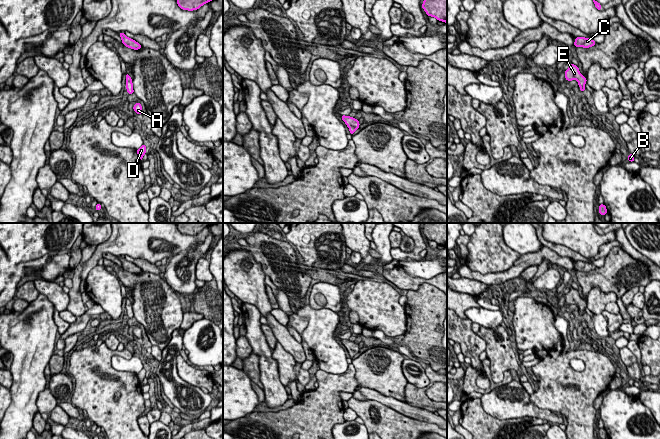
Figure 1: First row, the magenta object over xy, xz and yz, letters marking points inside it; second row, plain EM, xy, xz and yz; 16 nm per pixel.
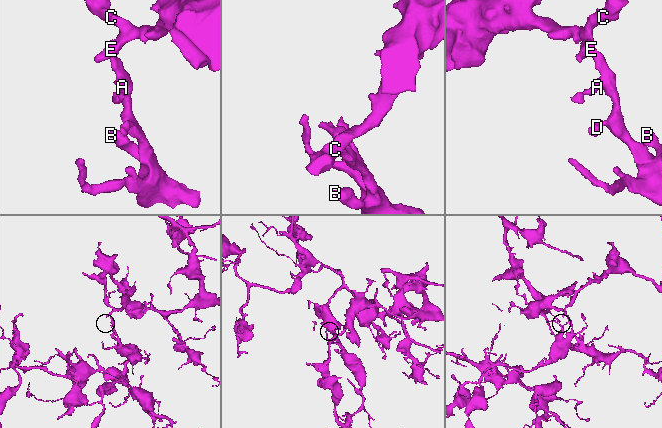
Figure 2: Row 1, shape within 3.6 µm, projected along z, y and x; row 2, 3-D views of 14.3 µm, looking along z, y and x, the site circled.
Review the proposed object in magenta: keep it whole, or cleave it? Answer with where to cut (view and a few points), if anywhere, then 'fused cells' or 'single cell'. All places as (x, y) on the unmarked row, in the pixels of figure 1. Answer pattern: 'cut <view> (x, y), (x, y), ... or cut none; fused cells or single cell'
cut none; single cell

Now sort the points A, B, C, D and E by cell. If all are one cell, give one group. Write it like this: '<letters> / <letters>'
A B C D E

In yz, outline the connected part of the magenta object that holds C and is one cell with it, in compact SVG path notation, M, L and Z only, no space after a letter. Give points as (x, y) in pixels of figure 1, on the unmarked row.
M577 261L575 262L574 266L575 271L584 271L584 272L589 272L591 270L594 270L595 268L596 266L594 264L584 261Z

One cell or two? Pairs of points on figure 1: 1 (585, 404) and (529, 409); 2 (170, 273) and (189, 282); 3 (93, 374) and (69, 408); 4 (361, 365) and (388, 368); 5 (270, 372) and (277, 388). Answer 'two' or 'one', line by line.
1: two
2: one
3: two
4: one
5: one

